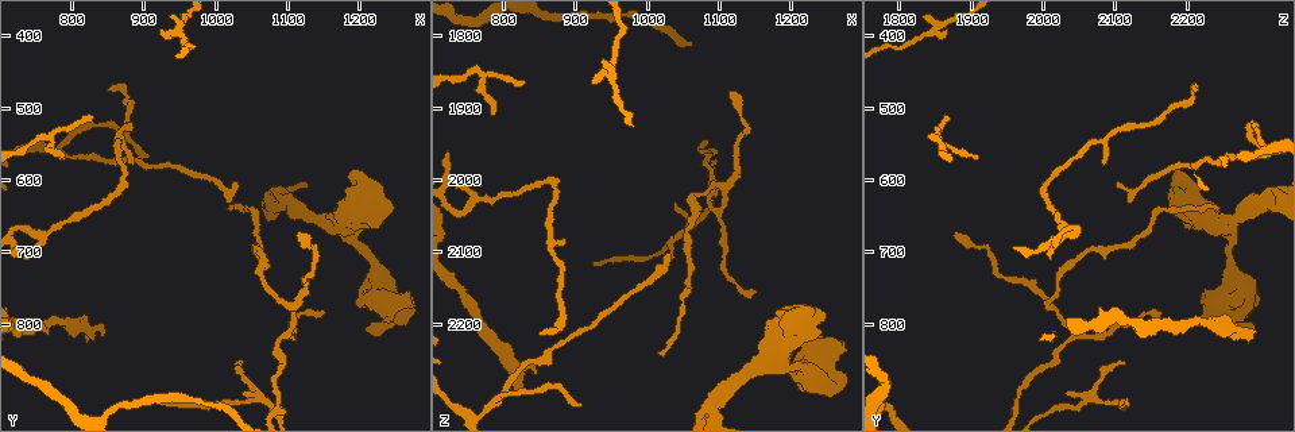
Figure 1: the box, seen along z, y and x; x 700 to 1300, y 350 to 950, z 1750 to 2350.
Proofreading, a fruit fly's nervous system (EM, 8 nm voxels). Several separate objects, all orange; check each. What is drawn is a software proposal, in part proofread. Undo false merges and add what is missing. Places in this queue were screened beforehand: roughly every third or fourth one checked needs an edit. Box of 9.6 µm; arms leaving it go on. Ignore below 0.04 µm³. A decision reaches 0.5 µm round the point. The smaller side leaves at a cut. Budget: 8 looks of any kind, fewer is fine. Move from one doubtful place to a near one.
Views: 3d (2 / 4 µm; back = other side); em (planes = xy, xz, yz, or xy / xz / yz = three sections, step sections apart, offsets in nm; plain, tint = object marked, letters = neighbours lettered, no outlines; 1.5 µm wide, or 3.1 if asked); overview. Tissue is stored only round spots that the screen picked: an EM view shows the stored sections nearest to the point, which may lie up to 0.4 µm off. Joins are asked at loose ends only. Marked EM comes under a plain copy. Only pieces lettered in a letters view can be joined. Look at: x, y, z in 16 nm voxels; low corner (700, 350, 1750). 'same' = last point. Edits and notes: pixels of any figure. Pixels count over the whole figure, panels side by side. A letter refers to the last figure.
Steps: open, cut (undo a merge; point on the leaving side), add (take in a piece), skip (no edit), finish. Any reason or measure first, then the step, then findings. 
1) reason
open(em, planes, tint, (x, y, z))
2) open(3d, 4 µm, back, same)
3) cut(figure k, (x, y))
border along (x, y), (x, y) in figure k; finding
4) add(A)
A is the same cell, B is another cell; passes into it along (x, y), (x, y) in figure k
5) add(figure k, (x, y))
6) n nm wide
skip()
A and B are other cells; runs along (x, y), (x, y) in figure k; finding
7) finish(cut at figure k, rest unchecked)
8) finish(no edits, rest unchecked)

branch stops here
open(em, planes, letters, (1210, 810, 2295))

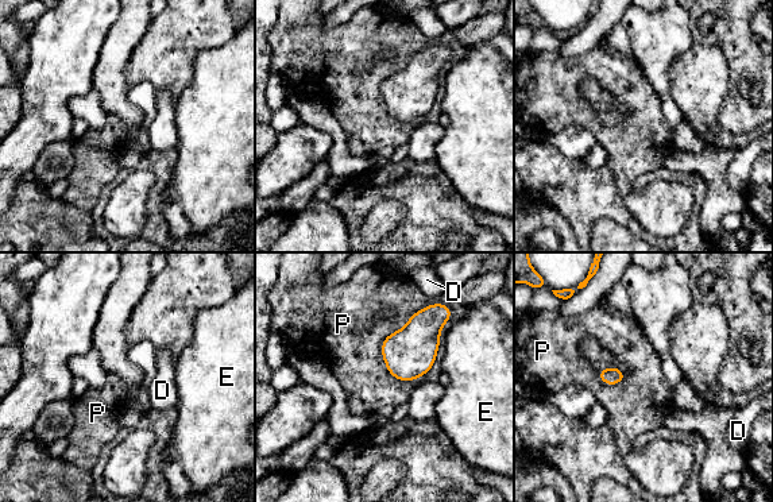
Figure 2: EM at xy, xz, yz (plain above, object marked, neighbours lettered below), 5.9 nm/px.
skip()
D, E and P are other cells; border along (433, 302), (382, 343), (399, 381) in figure 2; no lettered piece goes on from it

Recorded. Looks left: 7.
tapers out
open(em, planes, letters, (1155, 785, 2155))

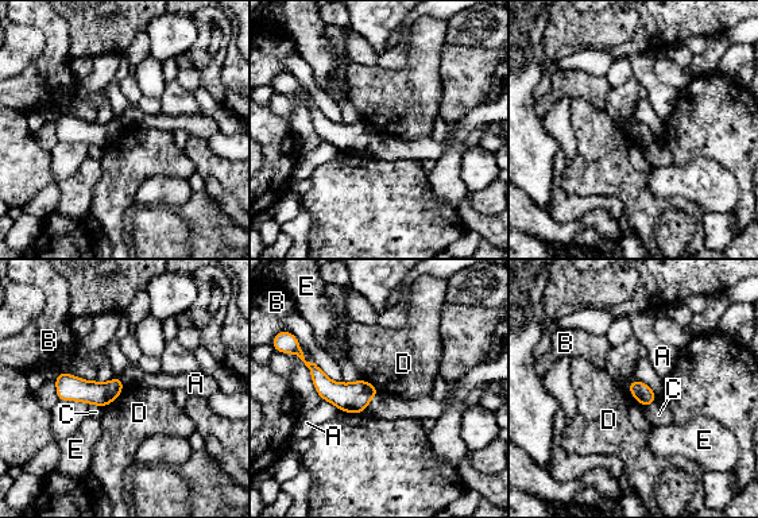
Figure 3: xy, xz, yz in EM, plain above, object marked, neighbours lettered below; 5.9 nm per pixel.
skip()
A, B, C, D and E are other cells; border along (124, 387), (104, 408) in figure 3; no lettered piece goes on from it

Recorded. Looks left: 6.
thin end
open(3d, 4 µm, (1025, 605, 2105))

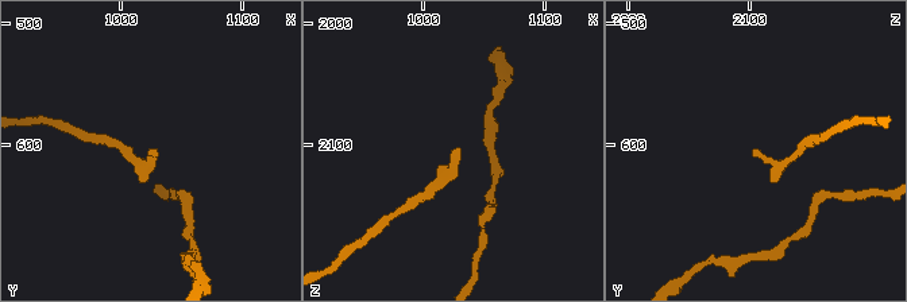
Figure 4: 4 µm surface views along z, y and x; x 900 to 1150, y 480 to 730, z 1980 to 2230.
now the EM
open(em, planes, letters, (1030, 604, 2104))

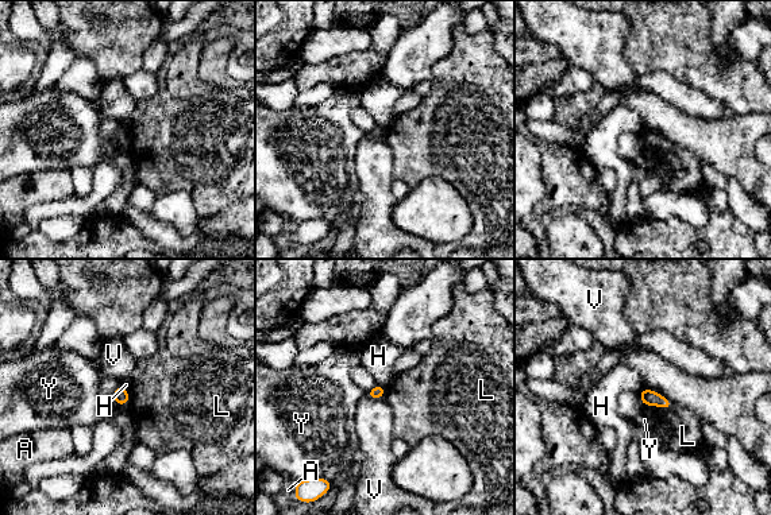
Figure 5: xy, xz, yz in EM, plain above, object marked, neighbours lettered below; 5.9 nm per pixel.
L touches over 150 nm
skip()
A, H, L, V and Y are other cells; border along (385, 394), (378, 398), (365, 395) in figure 5; none of them fits

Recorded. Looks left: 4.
finish(no edits, rest unchecked)

